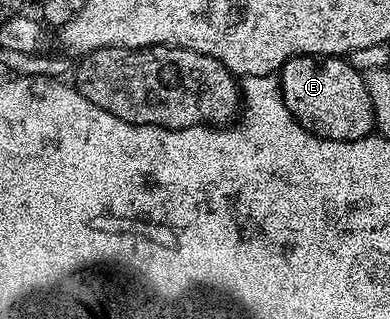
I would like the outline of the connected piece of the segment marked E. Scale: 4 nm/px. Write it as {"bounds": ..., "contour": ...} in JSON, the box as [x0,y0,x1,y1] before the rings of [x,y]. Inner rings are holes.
{"bounds":[279,56,374,140],"contour":[[[296,56],[281,68],[279,79],[281,93],[287,110],[308,132],[314,132],[325,140],[364,140],[374,131],[373,107],[367,94],[364,75],[349,65],[348,59],[340,56]]]}

